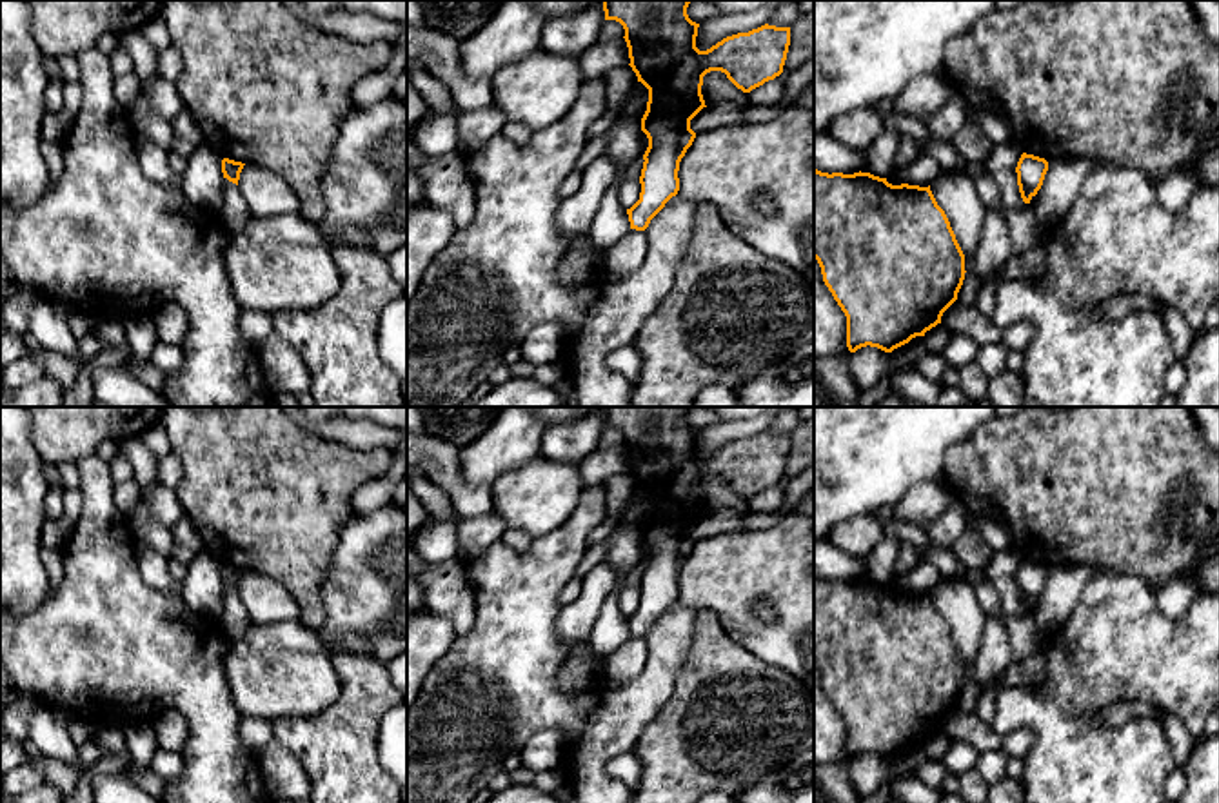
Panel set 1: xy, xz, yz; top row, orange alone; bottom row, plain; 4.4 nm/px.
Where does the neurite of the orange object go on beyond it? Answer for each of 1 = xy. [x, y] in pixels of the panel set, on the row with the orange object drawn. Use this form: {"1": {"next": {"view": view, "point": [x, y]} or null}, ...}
{"1": {"next": null}}

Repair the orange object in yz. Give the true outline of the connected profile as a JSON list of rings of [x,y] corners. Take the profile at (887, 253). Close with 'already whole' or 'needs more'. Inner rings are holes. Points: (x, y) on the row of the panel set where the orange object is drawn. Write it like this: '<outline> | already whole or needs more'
[[[814,169],[814,258],[825,285],[847,316],[850,352],[867,345],[892,352],[912,338],[925,336],[957,300],[966,273],[965,254],[930,185],[892,185],[887,178],[861,171],[828,174]]] | already whole

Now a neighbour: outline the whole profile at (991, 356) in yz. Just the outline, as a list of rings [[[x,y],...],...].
[[[985,343],[979,345],[976,354],[976,363],[981,367],[983,374],[992,380],[1006,371],[1006,358],[1010,349],[1003,343]]]

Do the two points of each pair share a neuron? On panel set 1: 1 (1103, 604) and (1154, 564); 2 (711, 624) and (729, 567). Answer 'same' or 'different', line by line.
1: different
2: different

